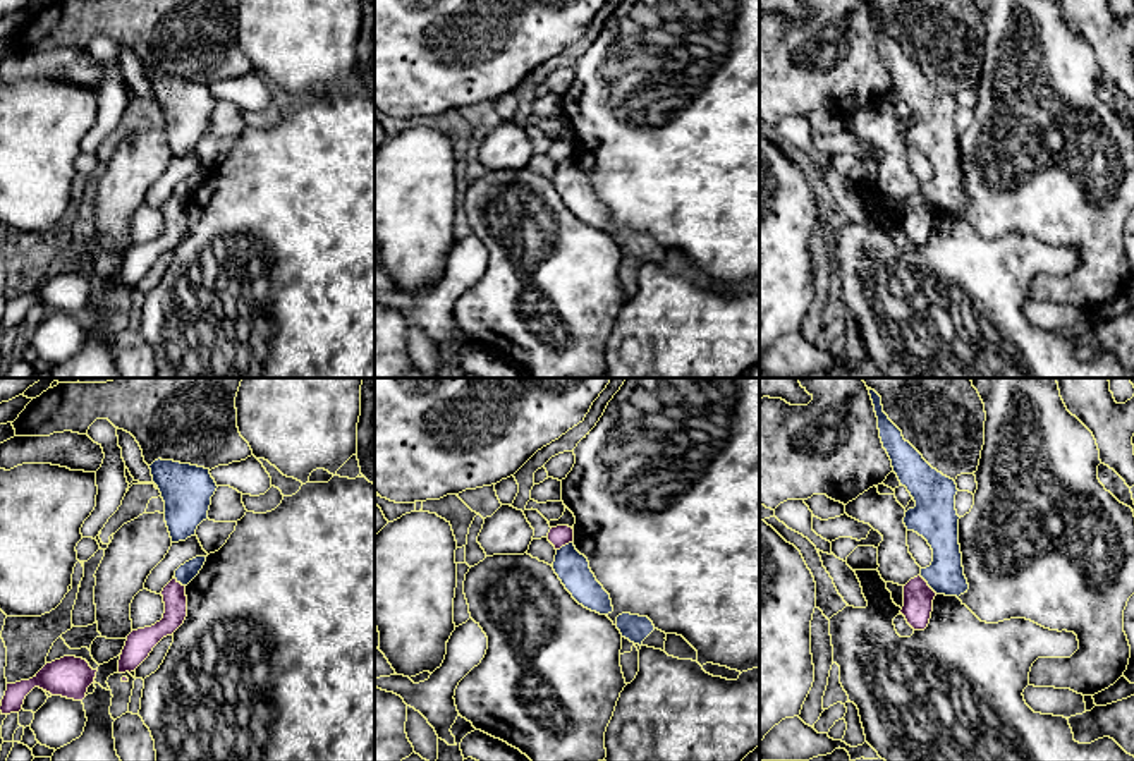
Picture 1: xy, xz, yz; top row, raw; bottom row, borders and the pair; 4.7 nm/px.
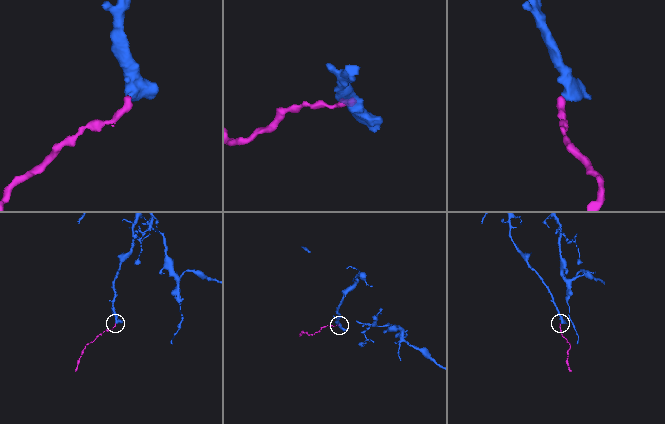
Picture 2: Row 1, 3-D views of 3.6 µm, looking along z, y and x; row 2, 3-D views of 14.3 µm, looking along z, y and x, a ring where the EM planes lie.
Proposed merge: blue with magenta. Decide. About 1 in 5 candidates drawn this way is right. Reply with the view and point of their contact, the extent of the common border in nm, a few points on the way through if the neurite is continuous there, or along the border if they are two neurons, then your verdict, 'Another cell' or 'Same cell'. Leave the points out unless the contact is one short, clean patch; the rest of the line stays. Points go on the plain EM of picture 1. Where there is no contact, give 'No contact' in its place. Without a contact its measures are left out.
Touches blue at yz (928, 200). Shared border 120 nm. Boundary: yz (920, 191), (937, 208). Another cell

